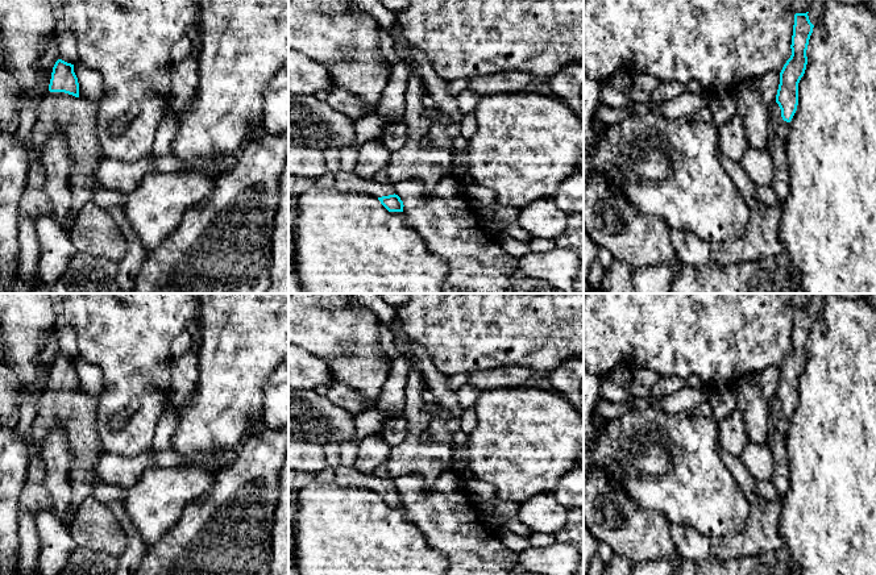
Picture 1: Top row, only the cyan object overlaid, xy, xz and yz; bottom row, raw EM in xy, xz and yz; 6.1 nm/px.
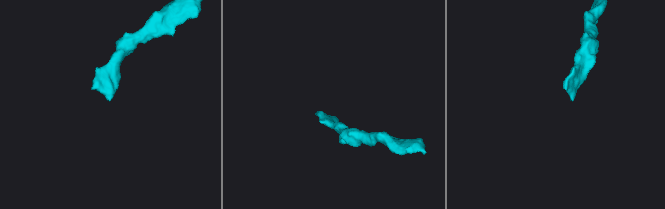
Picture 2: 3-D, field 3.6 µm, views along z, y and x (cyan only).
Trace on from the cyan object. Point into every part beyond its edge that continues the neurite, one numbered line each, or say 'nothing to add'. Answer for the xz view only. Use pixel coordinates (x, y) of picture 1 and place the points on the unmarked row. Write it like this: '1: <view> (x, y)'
1: xz (345, 475)

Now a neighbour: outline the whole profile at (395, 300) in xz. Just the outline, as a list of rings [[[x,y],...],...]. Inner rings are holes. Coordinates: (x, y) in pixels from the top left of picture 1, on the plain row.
[[[378,293],[378,295],[385,303],[394,308],[406,304],[411,297],[411,293]]]

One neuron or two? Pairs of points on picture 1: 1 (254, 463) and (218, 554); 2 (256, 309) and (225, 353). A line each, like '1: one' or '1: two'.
1: one
2: one

